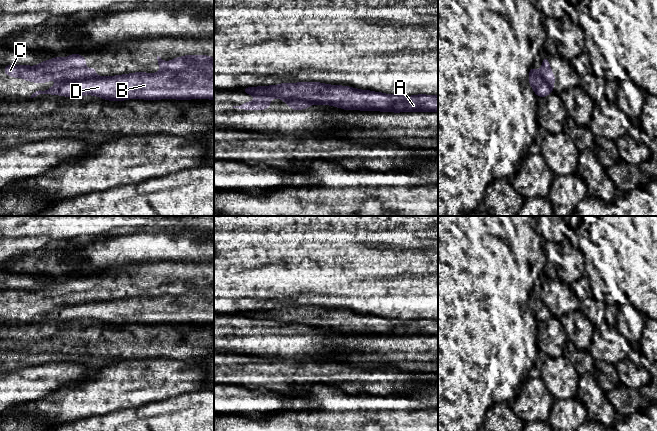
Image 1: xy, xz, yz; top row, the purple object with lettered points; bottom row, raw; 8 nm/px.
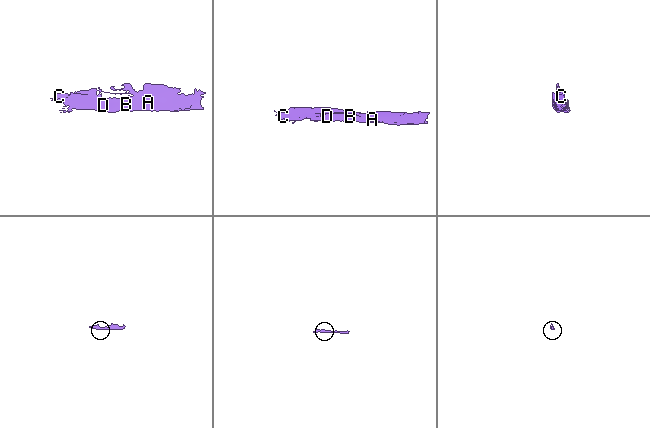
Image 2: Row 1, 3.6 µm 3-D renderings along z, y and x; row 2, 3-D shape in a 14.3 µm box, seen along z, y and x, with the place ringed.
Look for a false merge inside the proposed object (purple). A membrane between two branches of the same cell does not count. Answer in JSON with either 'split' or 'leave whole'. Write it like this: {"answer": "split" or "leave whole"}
{"answer": "split"}

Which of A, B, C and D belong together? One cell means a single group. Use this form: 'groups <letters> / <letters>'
groups A B D / C

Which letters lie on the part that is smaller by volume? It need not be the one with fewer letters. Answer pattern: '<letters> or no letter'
C

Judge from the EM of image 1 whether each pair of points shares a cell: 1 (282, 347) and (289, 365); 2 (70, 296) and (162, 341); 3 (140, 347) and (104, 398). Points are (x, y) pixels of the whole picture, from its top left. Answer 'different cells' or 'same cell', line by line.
1: different cells
2: different cells
3: different cells

